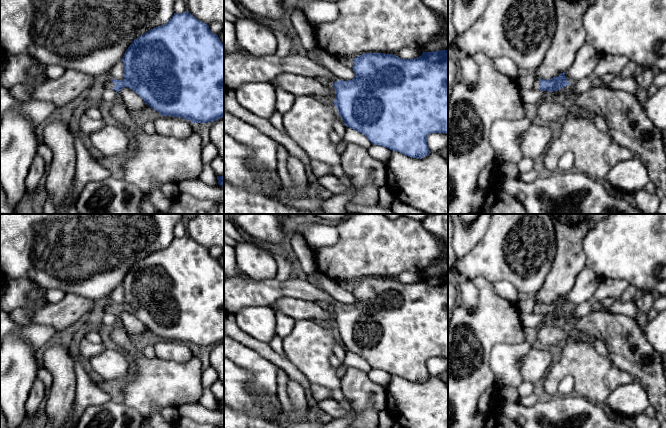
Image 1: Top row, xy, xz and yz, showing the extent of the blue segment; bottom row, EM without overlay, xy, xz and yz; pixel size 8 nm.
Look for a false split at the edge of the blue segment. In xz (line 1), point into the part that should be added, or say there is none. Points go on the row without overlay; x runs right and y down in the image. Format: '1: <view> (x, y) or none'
1: xz (240, 291)

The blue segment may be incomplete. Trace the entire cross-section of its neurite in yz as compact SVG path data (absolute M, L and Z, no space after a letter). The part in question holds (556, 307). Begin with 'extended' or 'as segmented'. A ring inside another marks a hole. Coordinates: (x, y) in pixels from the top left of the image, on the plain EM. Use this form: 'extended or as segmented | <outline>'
extended | M565 296L561 297L559 300L553 301L549 304L539 303L534 307L534 313L540 313L542 315L558 315L571 307L567 304Z

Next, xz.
extended | M236 274L224 278L224 312L234 314L244 307L270 306L282 297L324 301L334 306L334 329L346 351L362 357L374 369L412 382L428 380L427 360L431 357L448 359L448 274L423 275L414 283L365 277L355 281L353 286L355 301L343 305L308 280L290 278L279 282L275 278L256 280Z

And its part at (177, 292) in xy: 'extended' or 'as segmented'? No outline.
extended

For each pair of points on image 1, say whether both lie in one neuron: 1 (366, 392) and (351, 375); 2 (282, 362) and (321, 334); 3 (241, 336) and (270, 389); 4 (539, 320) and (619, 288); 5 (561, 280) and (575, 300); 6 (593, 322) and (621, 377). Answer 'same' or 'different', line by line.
1: same
2: different
3: different
4: same
5: different
6: different

